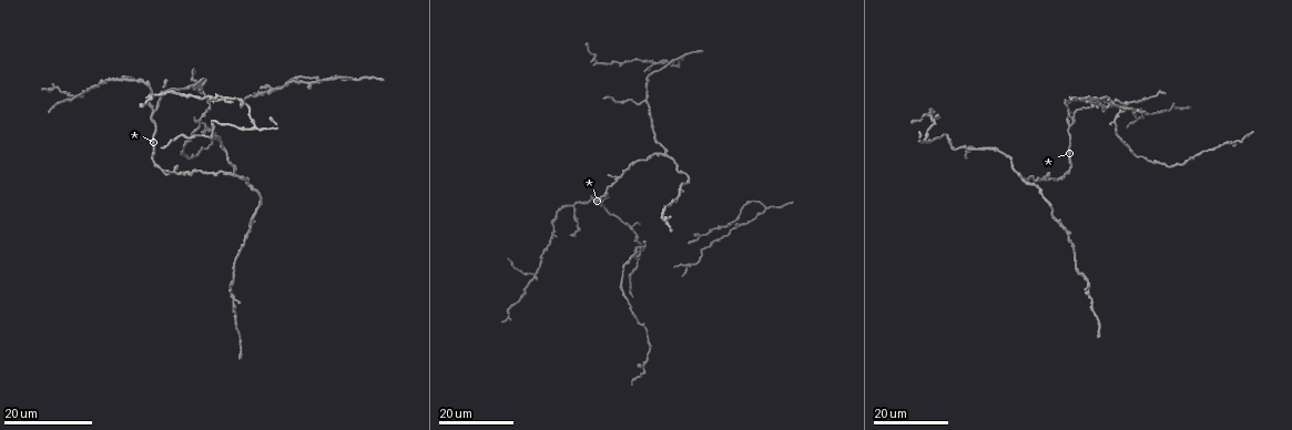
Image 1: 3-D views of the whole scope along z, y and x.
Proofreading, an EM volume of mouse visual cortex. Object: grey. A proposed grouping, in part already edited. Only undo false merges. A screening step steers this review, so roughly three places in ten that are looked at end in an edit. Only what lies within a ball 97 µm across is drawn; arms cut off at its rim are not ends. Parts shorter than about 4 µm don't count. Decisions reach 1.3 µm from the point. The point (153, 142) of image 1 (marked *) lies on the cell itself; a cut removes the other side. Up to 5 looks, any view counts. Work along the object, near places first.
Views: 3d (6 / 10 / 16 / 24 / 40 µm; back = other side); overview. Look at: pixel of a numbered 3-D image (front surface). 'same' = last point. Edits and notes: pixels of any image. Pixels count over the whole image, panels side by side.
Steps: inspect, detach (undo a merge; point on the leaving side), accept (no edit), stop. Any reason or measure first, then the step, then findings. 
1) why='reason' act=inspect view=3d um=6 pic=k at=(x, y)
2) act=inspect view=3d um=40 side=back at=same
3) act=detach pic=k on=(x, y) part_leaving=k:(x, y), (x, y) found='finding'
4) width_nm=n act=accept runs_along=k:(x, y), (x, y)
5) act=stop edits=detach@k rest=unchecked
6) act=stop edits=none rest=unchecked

why='thick turns thin' act=inspect view=3d um=16 pic=1 at=(1121, 112)

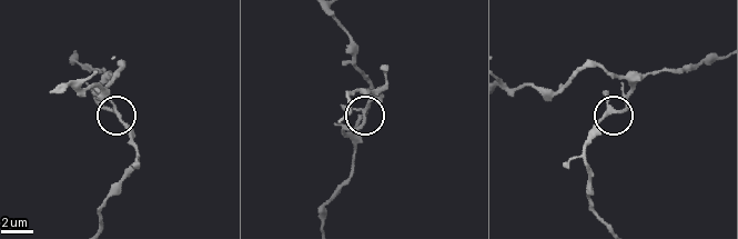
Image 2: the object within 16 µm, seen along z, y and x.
why='zoom in' act=inspect view=3d um=10 pic=2 at=(611, 110)

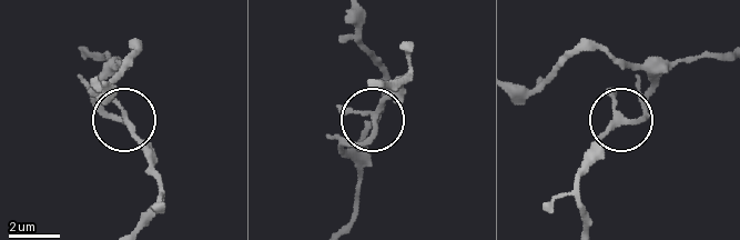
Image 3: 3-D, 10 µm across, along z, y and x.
arms=3 act=accept runs_along=3:(516, 90), (586, 52), (644, 71), (646, 109), (581, 164) found='all the same cell'

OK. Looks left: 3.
why='three-way junction' act=inspect view=3d um=24 pic=1 at=(157, 101)

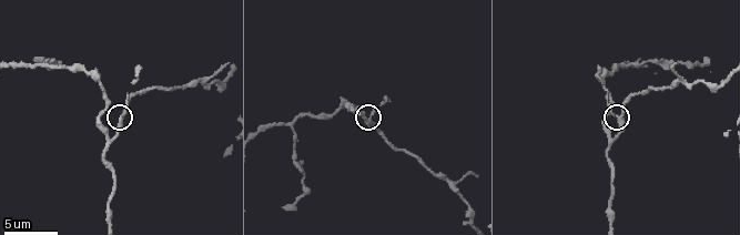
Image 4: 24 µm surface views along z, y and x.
why='closer look' act=inspect view=3d um=10 pic=4 at=(620, 117)

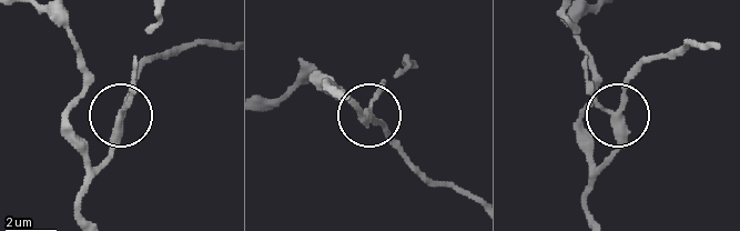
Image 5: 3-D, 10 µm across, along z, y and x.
arms=3 act=accept runs_along=5:(85, 217), (81, 184), (109, 152), (137, 72) found='one cell here'

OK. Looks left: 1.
why='branch point' act=inspect view=3d um=10 pic=4 at=(44, 66)

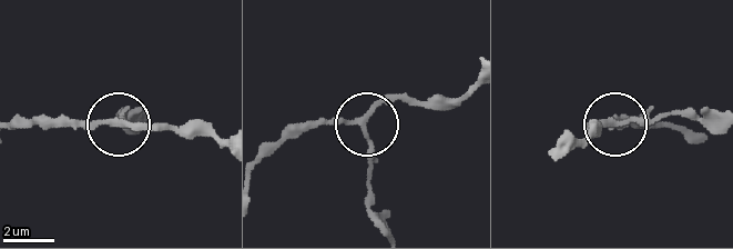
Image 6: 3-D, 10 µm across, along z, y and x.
act=accept runs_along=6:(471, 88), (451, 100), (395, 100), (369, 119), (369, 212) found='continuous, no second cell'

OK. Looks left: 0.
act=stop edits=none rest=unchecked

